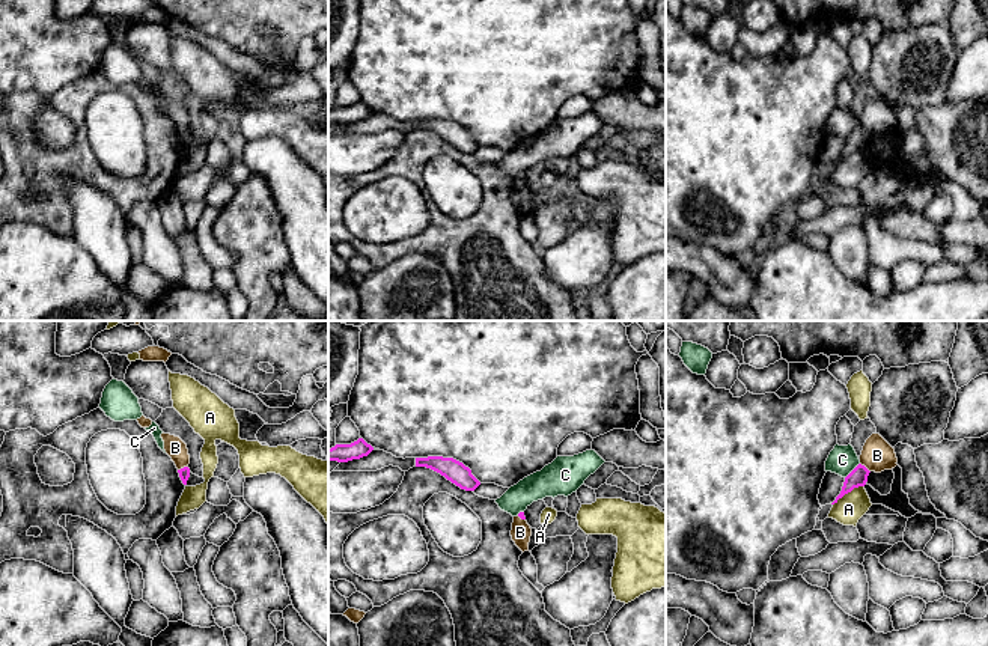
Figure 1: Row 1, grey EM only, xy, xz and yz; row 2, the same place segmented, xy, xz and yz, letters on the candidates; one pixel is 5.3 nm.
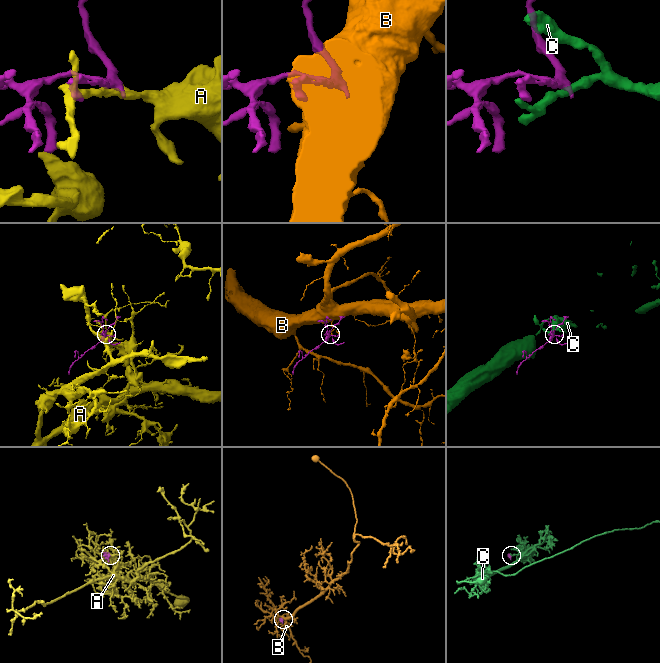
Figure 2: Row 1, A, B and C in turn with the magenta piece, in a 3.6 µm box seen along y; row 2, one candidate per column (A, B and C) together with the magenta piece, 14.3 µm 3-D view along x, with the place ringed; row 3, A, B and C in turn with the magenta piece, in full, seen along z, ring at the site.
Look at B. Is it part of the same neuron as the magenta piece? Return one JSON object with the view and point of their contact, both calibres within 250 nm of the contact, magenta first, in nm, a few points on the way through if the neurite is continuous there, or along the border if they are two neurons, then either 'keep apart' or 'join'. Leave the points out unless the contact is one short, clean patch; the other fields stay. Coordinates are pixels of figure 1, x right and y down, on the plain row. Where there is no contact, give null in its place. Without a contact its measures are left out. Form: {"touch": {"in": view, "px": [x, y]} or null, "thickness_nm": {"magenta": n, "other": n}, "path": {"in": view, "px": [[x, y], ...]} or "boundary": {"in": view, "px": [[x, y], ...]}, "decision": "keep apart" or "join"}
{"touch": {"in": "xy", "px": [184, 130]}, "thickness_nm": {"magenta": 60, "other": 110}, "boundary": {"in": "xy", "px": [[187, 128], [178, 133]]}, "decision": "keep apart"}

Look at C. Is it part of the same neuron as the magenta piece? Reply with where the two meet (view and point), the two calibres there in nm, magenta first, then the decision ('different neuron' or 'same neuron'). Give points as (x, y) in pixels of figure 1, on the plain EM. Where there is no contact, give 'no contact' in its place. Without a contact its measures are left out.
meets magenta in yz at (853, 133); 100 nm thick on the magenta side, 160 nm on the other; different neuron

